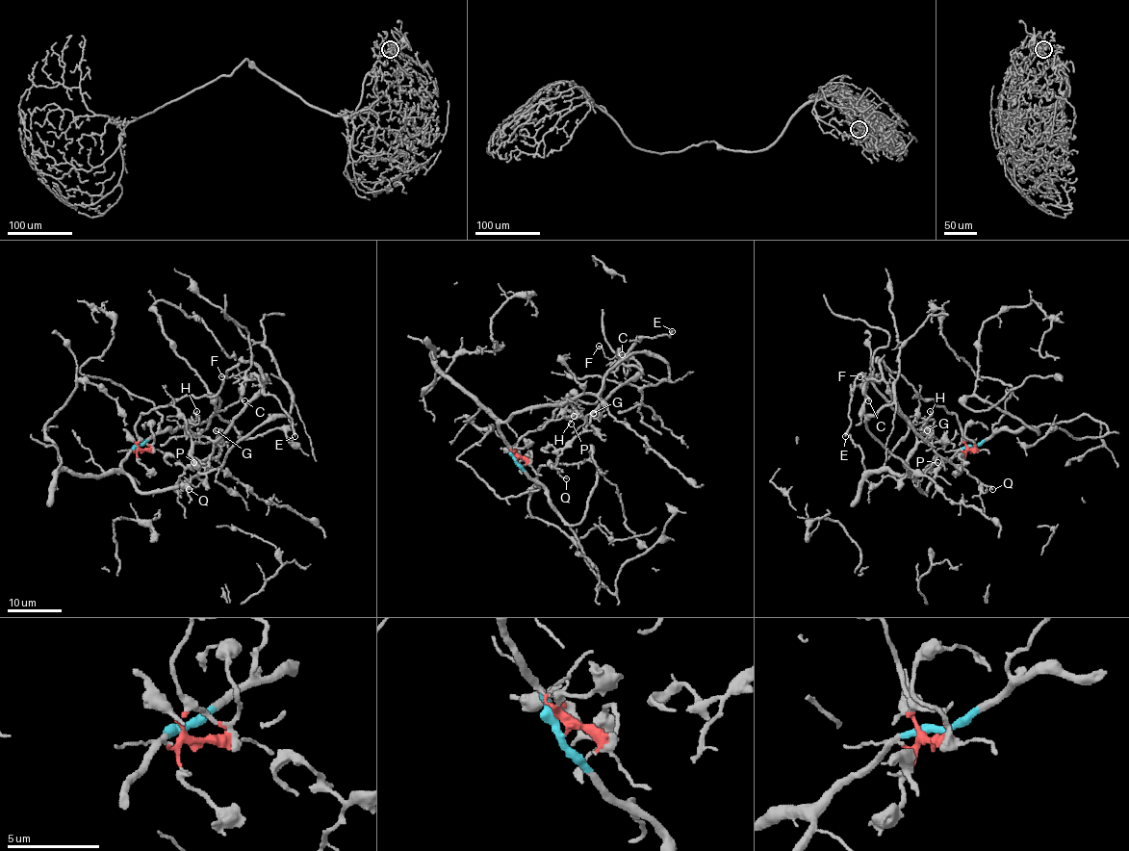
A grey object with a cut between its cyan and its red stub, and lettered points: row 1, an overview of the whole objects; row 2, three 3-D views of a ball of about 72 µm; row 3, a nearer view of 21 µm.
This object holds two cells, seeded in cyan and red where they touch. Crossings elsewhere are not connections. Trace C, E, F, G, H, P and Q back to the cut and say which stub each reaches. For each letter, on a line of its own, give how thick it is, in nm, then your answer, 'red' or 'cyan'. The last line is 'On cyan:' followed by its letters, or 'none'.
C: calibre 110 nm; red
E: calibre 280 nm; red
F: calibre 120 nm; red
G: calibre 120 nm; red
H: calibre 130 nm; red
P: calibre 120 nm; red
Q: calibre 100 nm; red
On cyan: none

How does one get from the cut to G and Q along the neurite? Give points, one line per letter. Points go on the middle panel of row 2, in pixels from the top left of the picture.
G: (516, 460), (512, 447), (556, 409), (575, 399), (597, 400), (603, 376), (619, 366), (639, 369), (593, 413)
Q: (516, 460), (512, 447), (556, 409), (595, 403), (603, 376), (633, 364), (640, 373), (558, 457), (566, 478)

